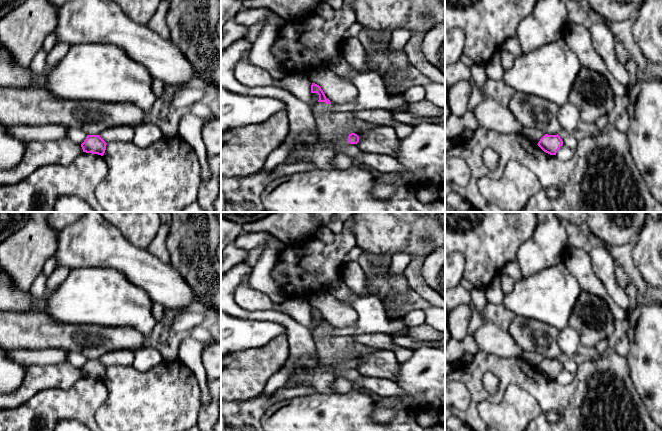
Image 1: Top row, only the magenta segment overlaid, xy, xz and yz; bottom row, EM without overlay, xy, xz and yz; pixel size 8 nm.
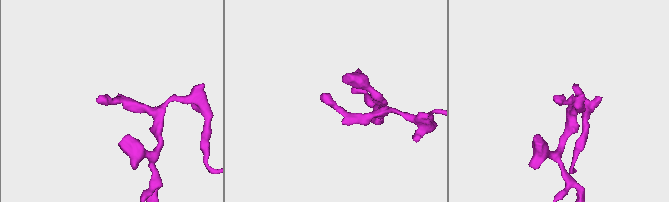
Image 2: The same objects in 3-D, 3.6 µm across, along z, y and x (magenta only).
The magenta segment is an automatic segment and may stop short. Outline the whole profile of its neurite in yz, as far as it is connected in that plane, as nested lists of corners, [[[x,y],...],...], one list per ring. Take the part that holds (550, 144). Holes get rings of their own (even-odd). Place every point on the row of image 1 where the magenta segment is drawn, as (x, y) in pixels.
[[[545,134],[537,144],[544,152],[550,155],[556,155],[557,151],[563,145],[560,136]]]

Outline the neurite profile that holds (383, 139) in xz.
[[[378,126],[368,130],[351,130],[349,134],[359,136],[356,144],[362,152],[377,152],[395,156],[399,147],[399,138],[391,126]]]

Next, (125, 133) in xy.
[[[120,125],[104,129],[99,135],[106,142],[111,141],[132,141],[135,127],[129,125]]]

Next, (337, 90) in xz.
[[[328,66],[317,68],[310,73],[308,79],[321,87],[331,103],[344,104],[355,101],[358,90],[352,82],[348,82],[334,73]]]

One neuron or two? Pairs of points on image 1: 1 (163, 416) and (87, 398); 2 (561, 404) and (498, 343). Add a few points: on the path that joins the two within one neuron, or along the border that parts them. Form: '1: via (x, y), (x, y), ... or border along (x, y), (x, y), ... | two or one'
1: border along (103, 380), (107, 399), (97, 410), (95, 420) | two
2: border along (489, 352), (504, 357), (521, 357) | two

